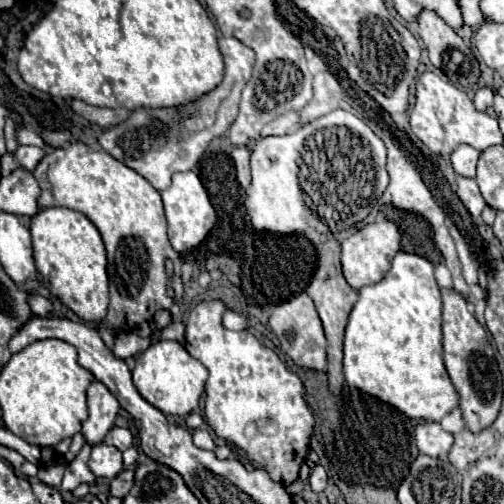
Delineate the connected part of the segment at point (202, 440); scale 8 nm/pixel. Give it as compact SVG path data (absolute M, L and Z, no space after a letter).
M201 428L193 430L193 444L199 446L199 448L203 448L203 450L215 450L211 434L207 430L201 430Z

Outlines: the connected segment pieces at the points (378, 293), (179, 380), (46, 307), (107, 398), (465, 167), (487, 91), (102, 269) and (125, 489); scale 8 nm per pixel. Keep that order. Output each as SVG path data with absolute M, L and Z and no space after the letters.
M397 252L397 256L393 258L391 262L391 270L385 274L385 278L377 284L369 284L369 286L363 286L361 292L359 292L359 298L351 310L351 316L349 316L349 324L347 324L347 330L345 330L345 358L343 358L343 368L345 368L345 382L347 386L351 388L357 388L365 394L371 394L391 406L395 406L399 412L403 412L407 418L421 418L421 420L427 420L427 422L441 422L443 416L447 416L453 408L457 408L459 404L459 396L449 380L449 374L445 370L445 364L443 364L443 344L441 344L441 294L439 294L439 286L435 282L435 276L433 276L433 264L417 254L407 254L407 252Z
M161 340L157 344L151 344L135 360L133 368L135 388L149 404L159 408L163 414L187 416L189 412L193 412L199 406L205 382L207 382L207 368L195 358L191 358L191 354L183 348L183 344L175 340Z
M27 296L27 304L29 304L31 310L33 310L35 314L39 314L39 316L47 316L47 314L53 312L51 302L49 302L47 298L43 298L43 296Z
M91 384L87 390L87 404L89 418L81 426L81 434L89 446L97 446L113 428L119 412L119 402L103 384Z
M457 146L451 154L451 164L455 168L457 174L467 176L467 178L475 178L475 166L479 160L479 150L475 150L473 146Z
M481 88L477 94L475 94L475 100L473 100L475 108L479 112L485 112L487 108L493 106L493 90L491 88Z
M45 208L31 220L33 256L51 294L55 294L83 322L101 322L109 308L107 256L99 230L93 222L69 208Z
M121 470L113 480L111 480L111 496L117 496L117 498L125 498L129 494L133 486L133 470Z

